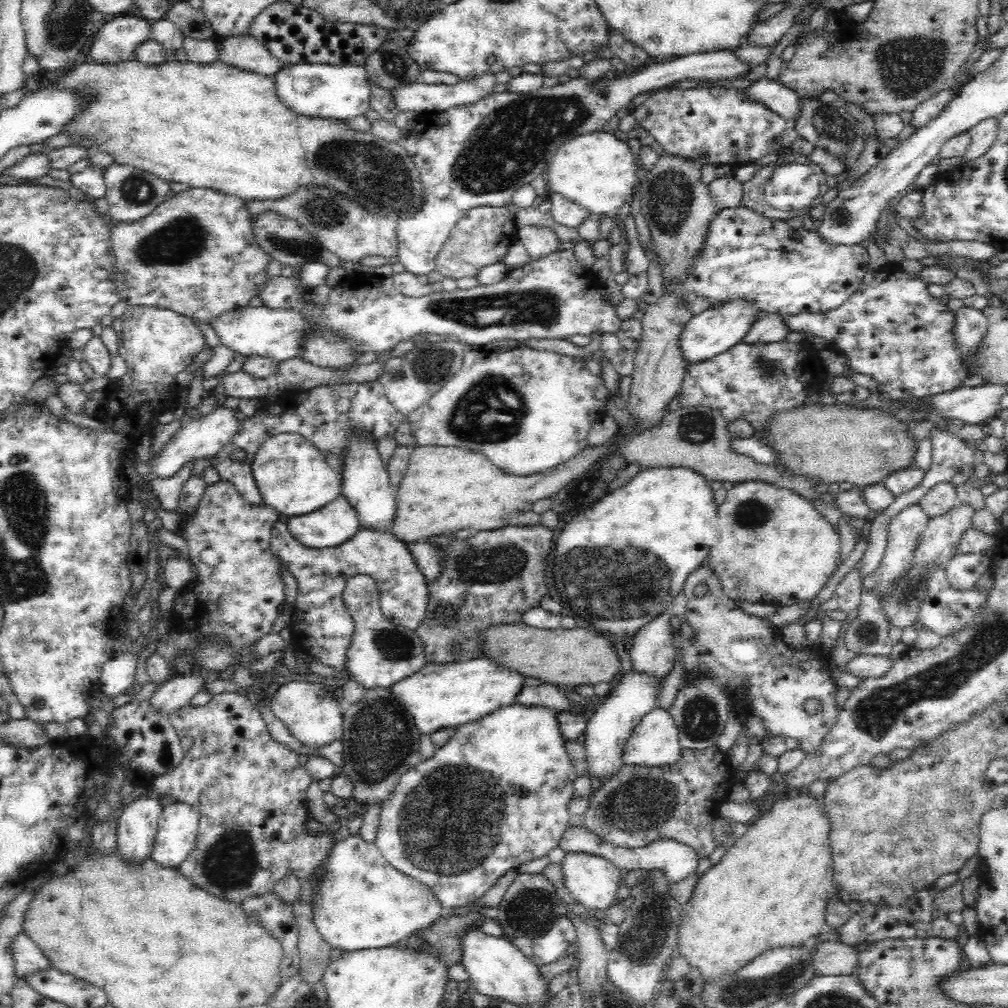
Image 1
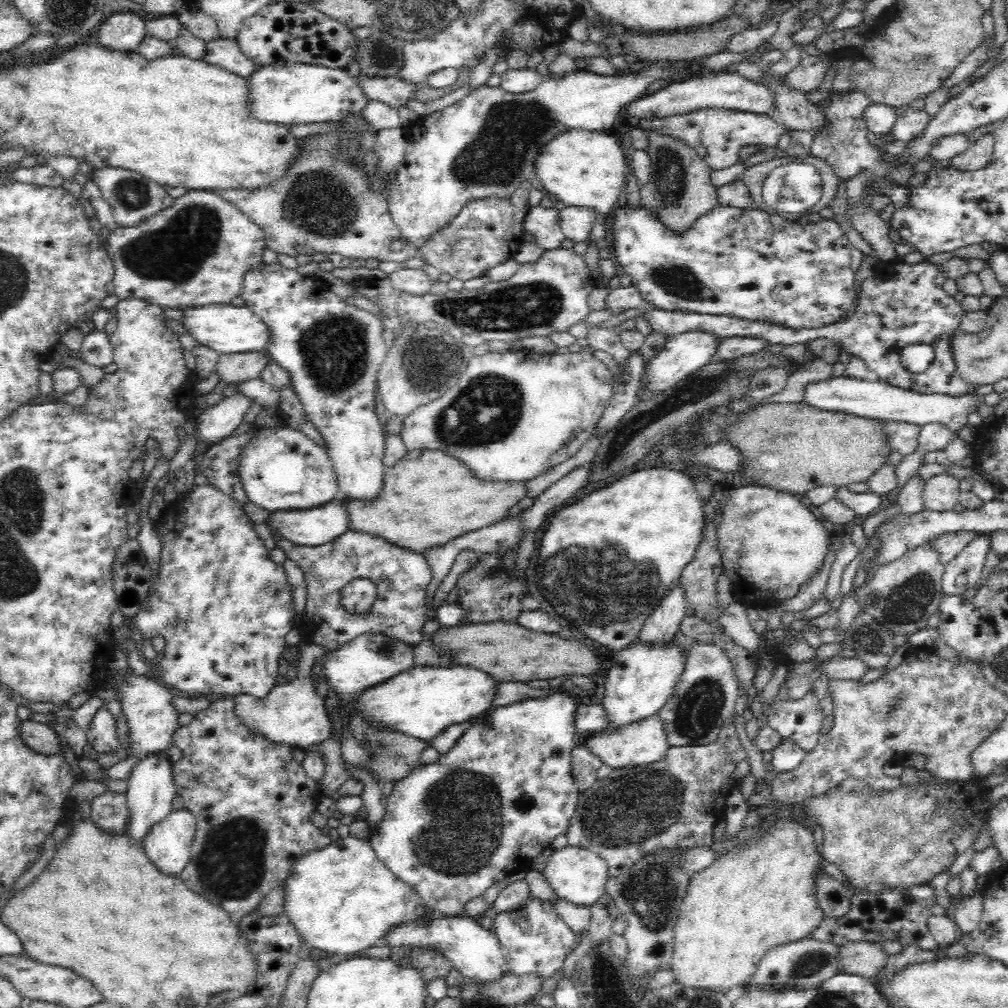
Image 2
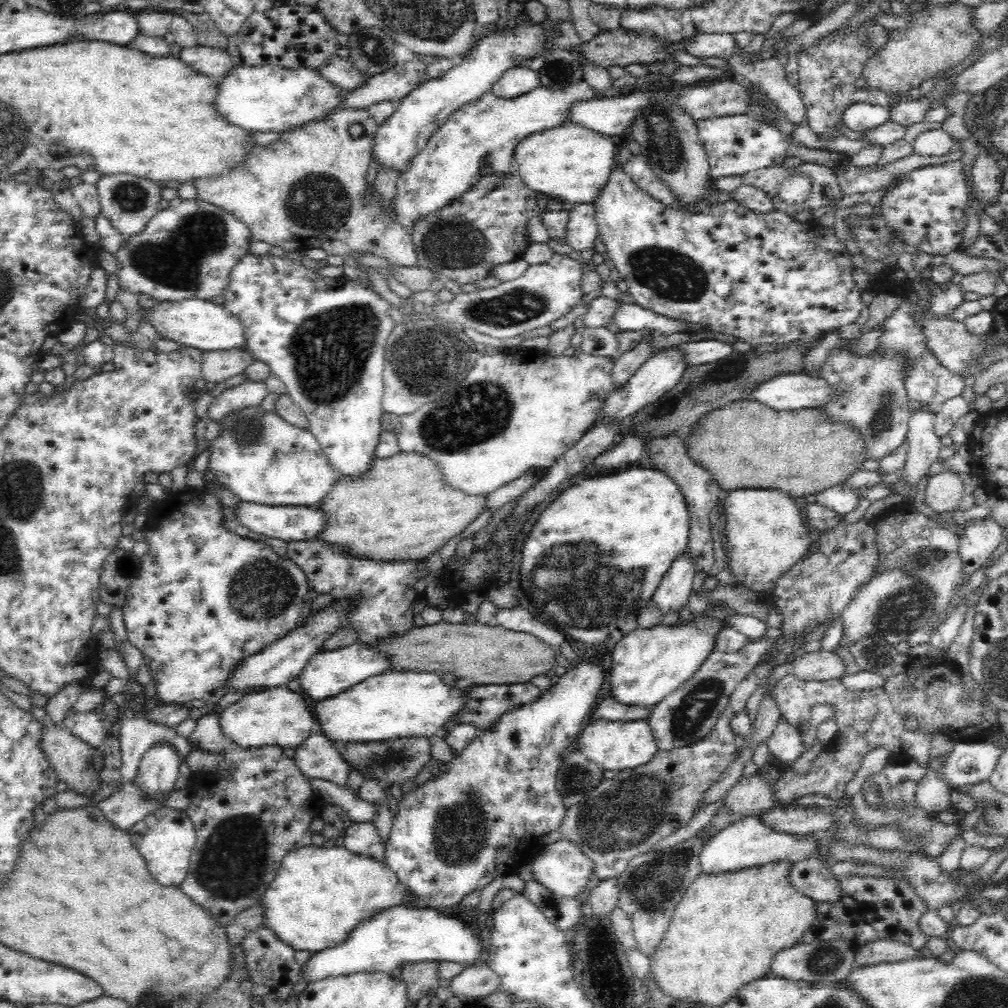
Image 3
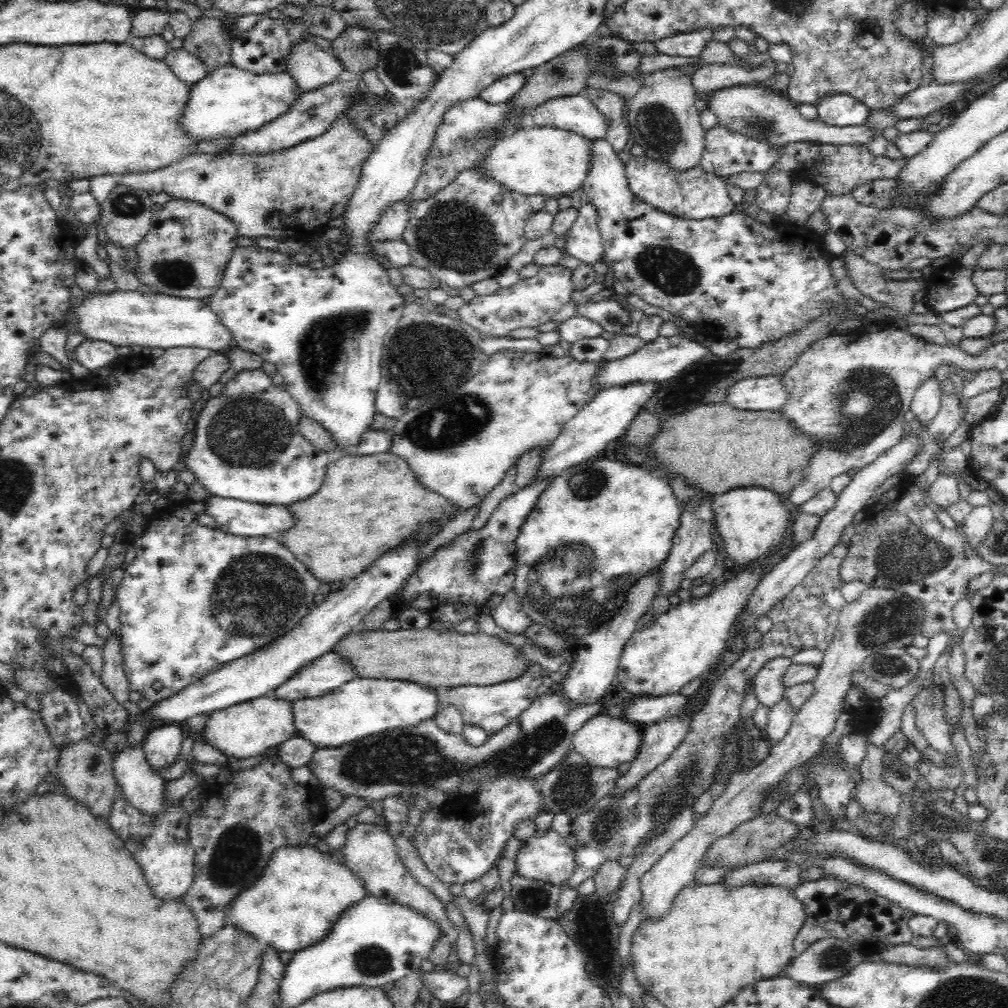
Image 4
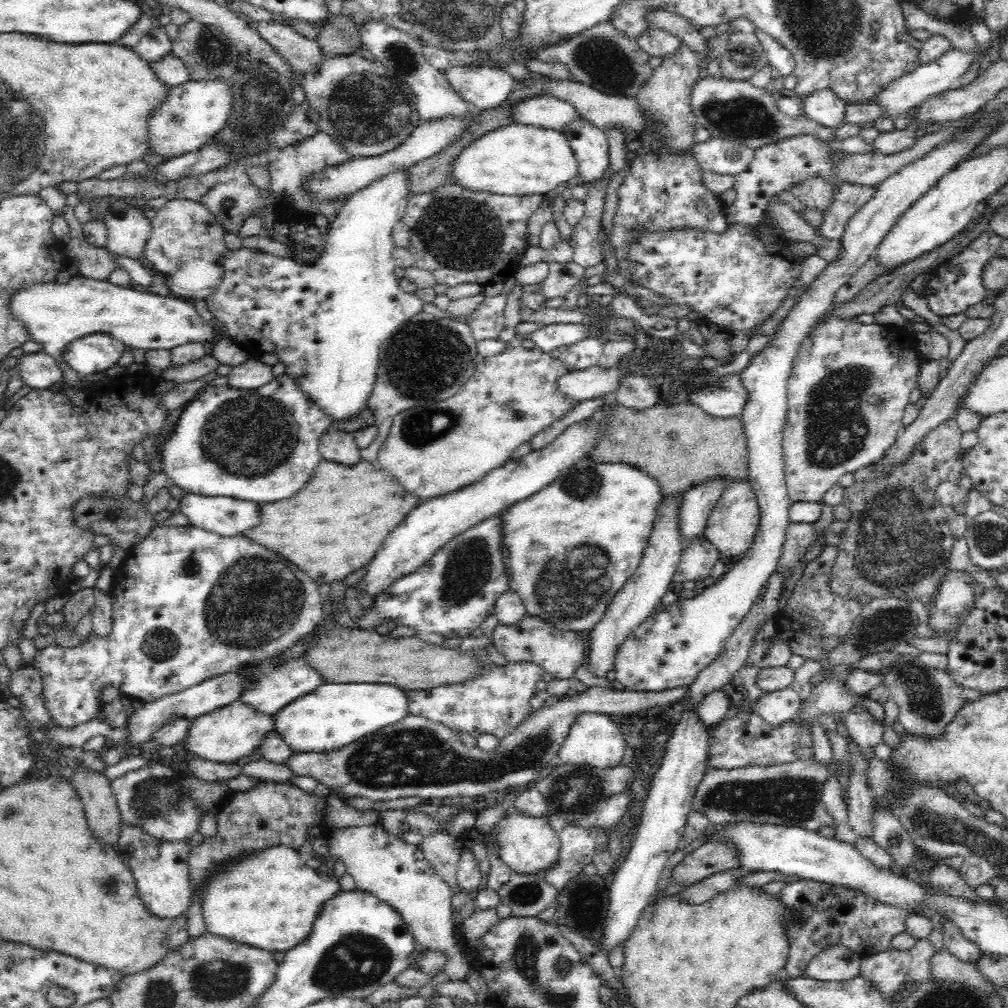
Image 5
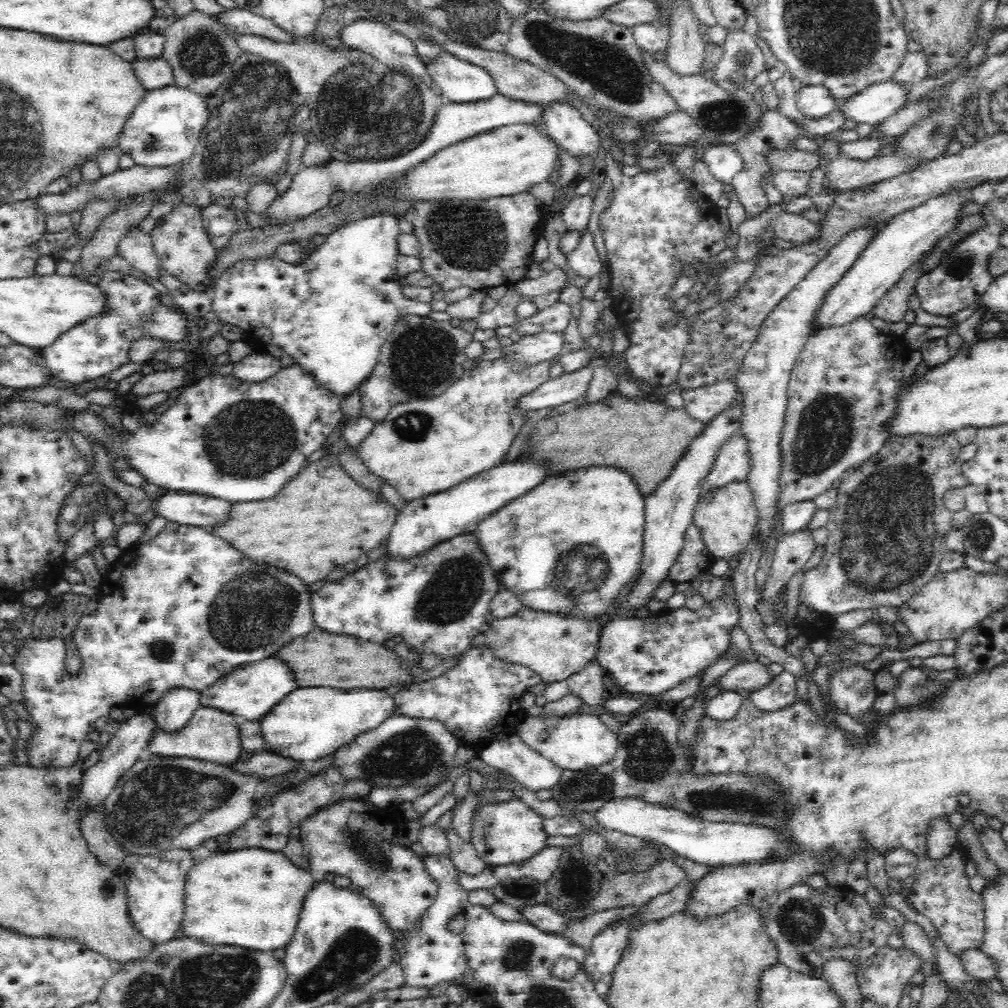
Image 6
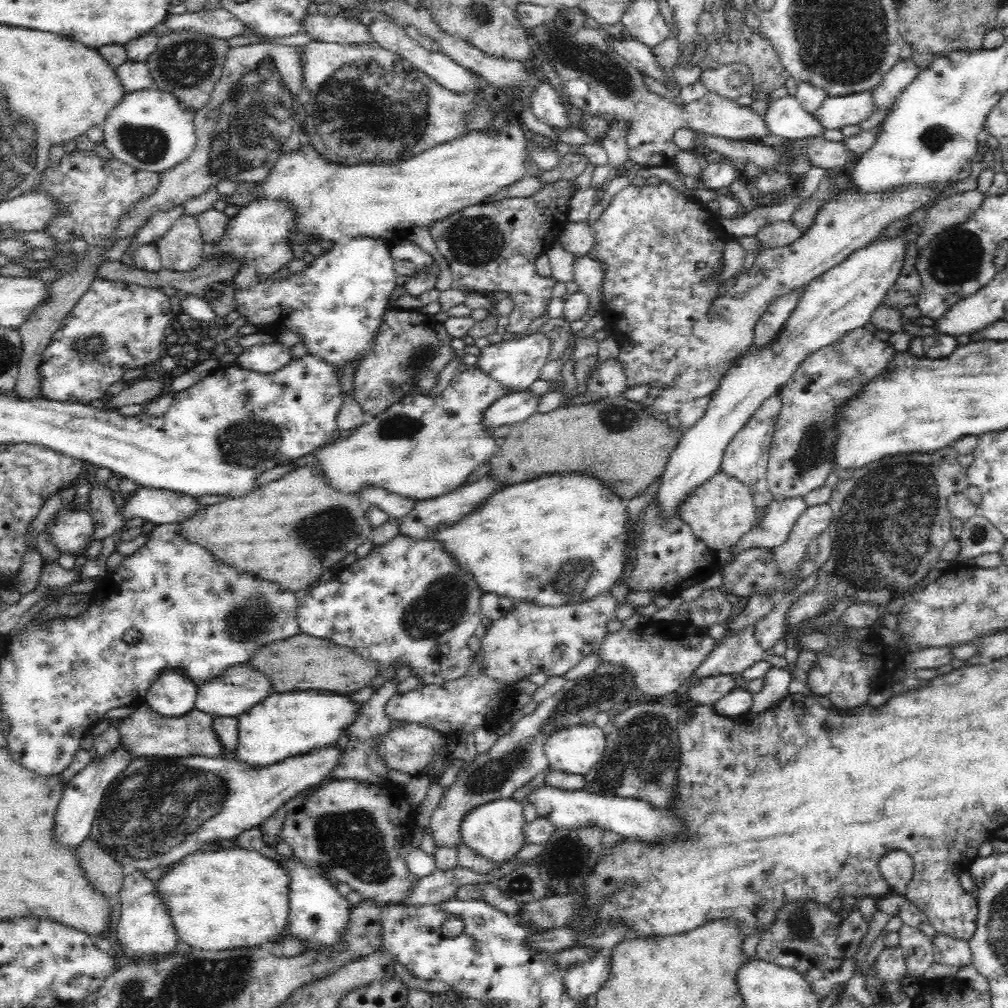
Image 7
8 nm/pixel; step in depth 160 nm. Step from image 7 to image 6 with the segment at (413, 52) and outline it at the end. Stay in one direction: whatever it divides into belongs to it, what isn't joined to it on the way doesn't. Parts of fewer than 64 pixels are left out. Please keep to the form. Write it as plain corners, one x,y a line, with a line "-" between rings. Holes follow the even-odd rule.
450,53
422,63
435,88
450,103
484,101
496,94
494,79
487,70

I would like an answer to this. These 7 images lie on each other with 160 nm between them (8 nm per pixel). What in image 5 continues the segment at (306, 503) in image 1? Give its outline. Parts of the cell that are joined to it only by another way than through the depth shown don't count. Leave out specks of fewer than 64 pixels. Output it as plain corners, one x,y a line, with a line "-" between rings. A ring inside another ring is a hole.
280,375
274,378
268,384
264,384
256,389
236,389
229,385
226,386
205,386
199,396
186,404
182,414
176,419
176,425
173,427
172,435
168,438
167,442
164,442
160,448
157,449
157,458
155,469
164,473
168,479
170,479
174,485
182,488
186,493
199,494
202,496
230,496
230,498
240,498
240,500
248,500
248,502
272,502
272,500
284,500
290,496
294,496
304,484
308,481
308,478
312,478
312,474
318,465
318,462
322,460
322,456
319,454
320,438
330,432
333,429
333,418
324,414
324,411
320,410
316,406
304,391
300,389
298,383
288,377
288,375

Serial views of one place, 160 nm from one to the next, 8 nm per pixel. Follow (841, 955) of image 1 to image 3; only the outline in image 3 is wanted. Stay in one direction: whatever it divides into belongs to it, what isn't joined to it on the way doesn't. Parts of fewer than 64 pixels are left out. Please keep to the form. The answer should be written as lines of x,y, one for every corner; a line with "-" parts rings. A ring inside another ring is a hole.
889,940
869,942
862,947
855,947
855,966
868,966
878,962
896,962
920,957
920,949

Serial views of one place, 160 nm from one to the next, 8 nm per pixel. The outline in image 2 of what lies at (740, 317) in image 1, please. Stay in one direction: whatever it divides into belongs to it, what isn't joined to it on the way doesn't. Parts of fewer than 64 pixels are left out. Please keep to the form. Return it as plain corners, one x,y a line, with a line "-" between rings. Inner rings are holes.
686,331
668,338
664,348
652,356
652,359
646,362
644,366
644,376
641,378
640,390
651,392
654,396
666,392
675,386
676,382
686,379
692,372
708,365
716,353
716,346
722,338
716,337
716,334
706,333
706,331

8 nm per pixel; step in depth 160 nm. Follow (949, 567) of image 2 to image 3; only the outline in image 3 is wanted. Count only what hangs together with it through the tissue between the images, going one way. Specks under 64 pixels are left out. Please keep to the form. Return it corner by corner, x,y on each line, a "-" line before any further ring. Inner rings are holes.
972,518
964,524
959,535
959,553
966,579
983,566
988,556
998,548
1003,531
992,518

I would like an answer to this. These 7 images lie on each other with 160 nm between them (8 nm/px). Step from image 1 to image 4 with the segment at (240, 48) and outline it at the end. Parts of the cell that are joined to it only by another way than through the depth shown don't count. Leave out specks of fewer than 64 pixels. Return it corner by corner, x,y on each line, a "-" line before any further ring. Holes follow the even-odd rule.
184,48
170,49
162,61
170,67
176,77
180,78
180,81
188,85
202,80
209,73
206,71
206,65

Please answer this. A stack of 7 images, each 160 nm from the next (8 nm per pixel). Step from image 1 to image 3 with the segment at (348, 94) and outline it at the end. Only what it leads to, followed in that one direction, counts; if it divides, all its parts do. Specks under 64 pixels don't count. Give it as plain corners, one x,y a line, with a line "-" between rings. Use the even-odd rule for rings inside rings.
278,65
238,66
216,82
218,94
214,109
230,125
245,131
292,131
326,116
340,101
340,87
320,77
311,68
288,69

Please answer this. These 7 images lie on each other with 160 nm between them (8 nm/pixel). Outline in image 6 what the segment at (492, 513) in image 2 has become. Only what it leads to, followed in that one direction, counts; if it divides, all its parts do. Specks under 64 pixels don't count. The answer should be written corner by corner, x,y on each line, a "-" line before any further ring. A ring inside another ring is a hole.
321,459
304,464
300,473
288,478
282,488
284,490
280,490
280,494
276,494
276,498
270,498
268,502
238,502
236,518
232,518
228,526
220,526
220,530
216,530
216,526
210,526
206,530
230,542
232,546
240,546
240,552
258,564
284,566
284,570
300,574
300,578
308,582
304,584
306,586
324,580
328,572
344,566
350,560
355,561
364,552
374,550
384,538
388,538
396,518
394,506
386,499
377,498
374,491
362,490
360,484
342,466
333,467

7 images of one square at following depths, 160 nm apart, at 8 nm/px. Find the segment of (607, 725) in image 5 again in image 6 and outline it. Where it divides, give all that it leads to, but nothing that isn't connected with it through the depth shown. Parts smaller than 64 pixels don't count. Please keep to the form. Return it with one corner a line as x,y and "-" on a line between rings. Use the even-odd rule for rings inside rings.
589,711
566,717
527,716
516,724
514,731
526,745
565,771
582,771
586,767
606,764
614,758
619,748
616,732
610,731
597,714

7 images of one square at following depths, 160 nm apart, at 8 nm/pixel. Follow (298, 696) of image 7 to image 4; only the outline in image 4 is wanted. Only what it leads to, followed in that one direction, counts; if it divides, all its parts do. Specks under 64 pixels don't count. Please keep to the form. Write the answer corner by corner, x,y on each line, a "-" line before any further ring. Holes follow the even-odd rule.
355,676
352,680
344,682
338,689
322,694
322,696
292,701
292,721
294,721
295,736
308,740
310,745
314,745
317,749
327,749
328,747
339,747
349,742
358,741
361,738
382,733
386,730
415,726
418,722
426,721
436,715
438,699
436,699
436,693
432,689
414,681

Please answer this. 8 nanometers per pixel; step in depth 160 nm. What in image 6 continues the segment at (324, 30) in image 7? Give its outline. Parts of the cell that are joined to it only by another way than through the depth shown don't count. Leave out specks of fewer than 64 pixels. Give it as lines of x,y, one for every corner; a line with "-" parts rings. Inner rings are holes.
357,19
350,26
344,26
337,34
338,40
346,44
347,47
354,50
361,50
374,58
377,58
382,64
388,66
392,70
400,70
402,72
413,74
420,77
424,84
430,88
437,90
432,79
426,73
426,67
422,63
422,59
416,54
414,45
411,40
406,40
402,34
394,32
384,24
369,19

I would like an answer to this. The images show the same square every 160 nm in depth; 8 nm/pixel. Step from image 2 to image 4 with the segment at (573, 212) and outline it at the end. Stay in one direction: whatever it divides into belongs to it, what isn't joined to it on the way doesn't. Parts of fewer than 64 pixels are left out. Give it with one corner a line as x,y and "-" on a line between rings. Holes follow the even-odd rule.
591,203
579,210
574,224
565,232
565,251
584,265
593,265
605,259
605,250
598,224
597,208

